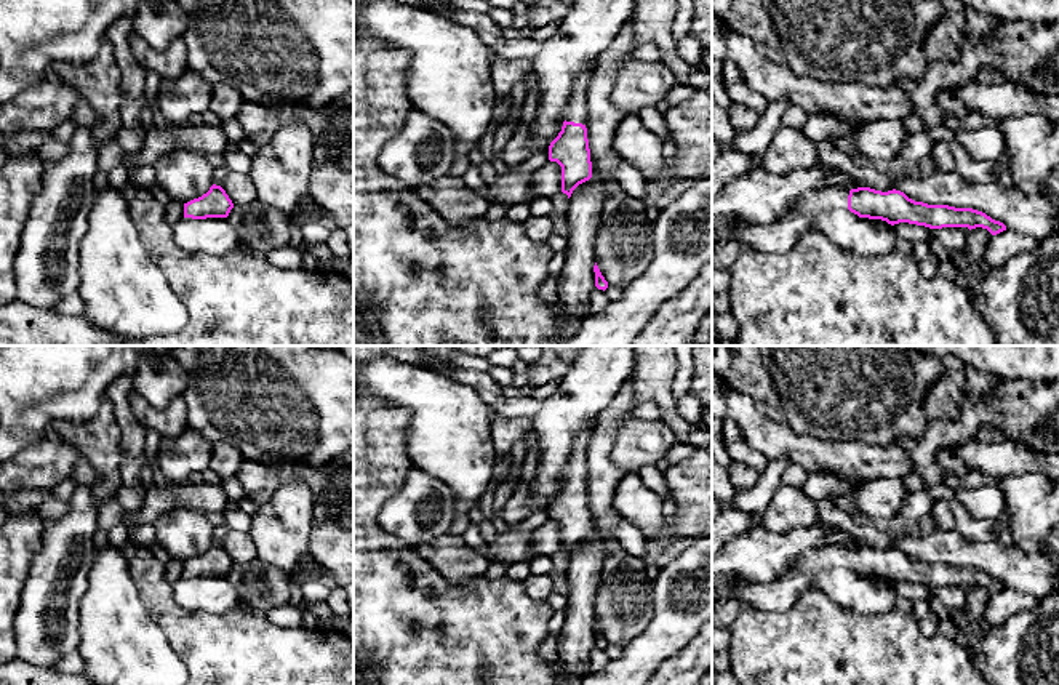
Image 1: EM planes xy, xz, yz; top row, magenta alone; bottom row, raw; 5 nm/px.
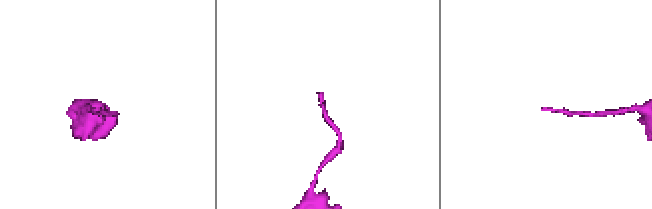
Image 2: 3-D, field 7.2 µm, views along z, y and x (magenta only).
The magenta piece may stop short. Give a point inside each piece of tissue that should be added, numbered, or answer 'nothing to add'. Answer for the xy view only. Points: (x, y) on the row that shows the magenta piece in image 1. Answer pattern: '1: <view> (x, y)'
nothing to add

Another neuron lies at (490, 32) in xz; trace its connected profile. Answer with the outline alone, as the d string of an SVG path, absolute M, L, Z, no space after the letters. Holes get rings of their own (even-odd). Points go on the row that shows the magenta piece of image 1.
M458 10L450 18L453 22L474 30L488 48L493 48L504 37L502 27L490 13Z

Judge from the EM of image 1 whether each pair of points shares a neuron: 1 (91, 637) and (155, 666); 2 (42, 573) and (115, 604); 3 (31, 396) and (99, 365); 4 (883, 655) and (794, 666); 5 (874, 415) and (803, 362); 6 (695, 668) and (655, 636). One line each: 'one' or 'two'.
1: one
2: two
3: one
4: one
5: one
6: two

